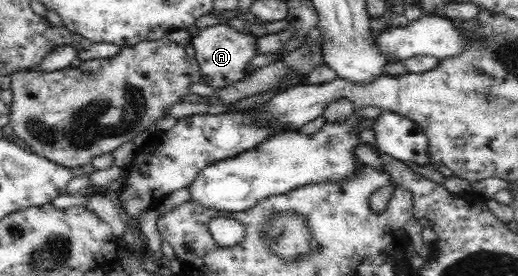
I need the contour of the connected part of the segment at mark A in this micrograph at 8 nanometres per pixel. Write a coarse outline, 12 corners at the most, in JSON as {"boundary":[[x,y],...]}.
{"boundary":[[235,23],[192,37],[212,90],[248,77],[256,36]]}

